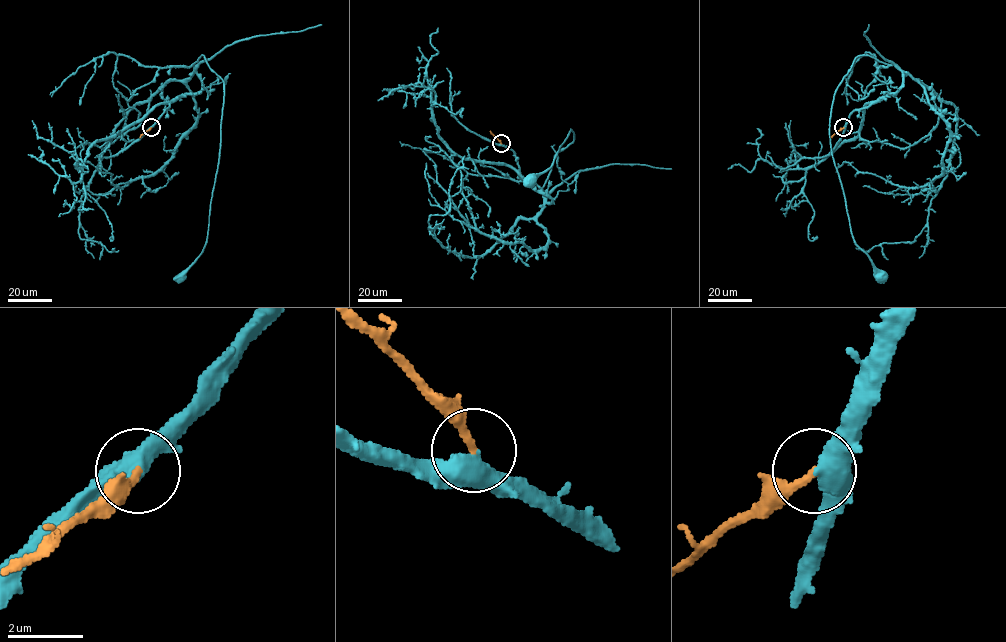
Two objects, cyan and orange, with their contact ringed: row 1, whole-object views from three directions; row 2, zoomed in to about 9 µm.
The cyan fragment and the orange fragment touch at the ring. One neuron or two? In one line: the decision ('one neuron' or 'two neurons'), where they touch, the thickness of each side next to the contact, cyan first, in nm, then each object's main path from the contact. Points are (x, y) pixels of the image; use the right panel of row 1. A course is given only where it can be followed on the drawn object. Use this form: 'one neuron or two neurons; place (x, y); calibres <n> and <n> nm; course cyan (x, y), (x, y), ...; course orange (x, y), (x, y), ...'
one neuron; place (843, 127); calibres 480 and 220 nm; course cyan (843, 128), (855, 110), (899, 89), (896, 66), (858, 56), (829, 123), (850, 231), (880, 278); course orange (843, 128), (830, 137)

